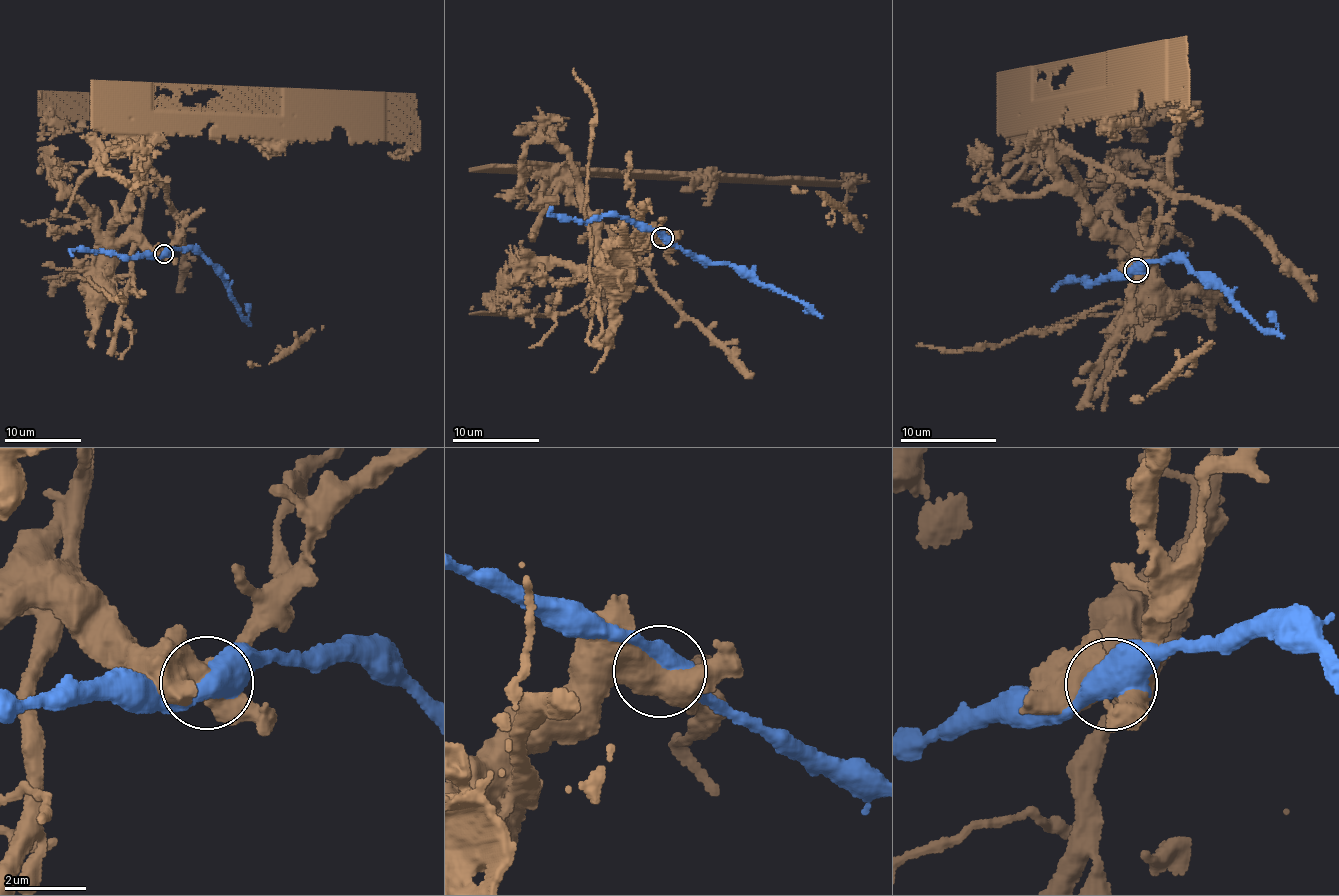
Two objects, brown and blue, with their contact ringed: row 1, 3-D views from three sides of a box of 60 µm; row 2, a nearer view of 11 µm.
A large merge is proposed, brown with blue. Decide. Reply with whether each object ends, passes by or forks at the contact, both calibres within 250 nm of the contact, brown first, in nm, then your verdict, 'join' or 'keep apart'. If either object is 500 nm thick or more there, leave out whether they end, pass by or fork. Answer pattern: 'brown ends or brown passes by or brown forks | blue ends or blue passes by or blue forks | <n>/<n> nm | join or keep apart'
550/550 nm | keep apart

